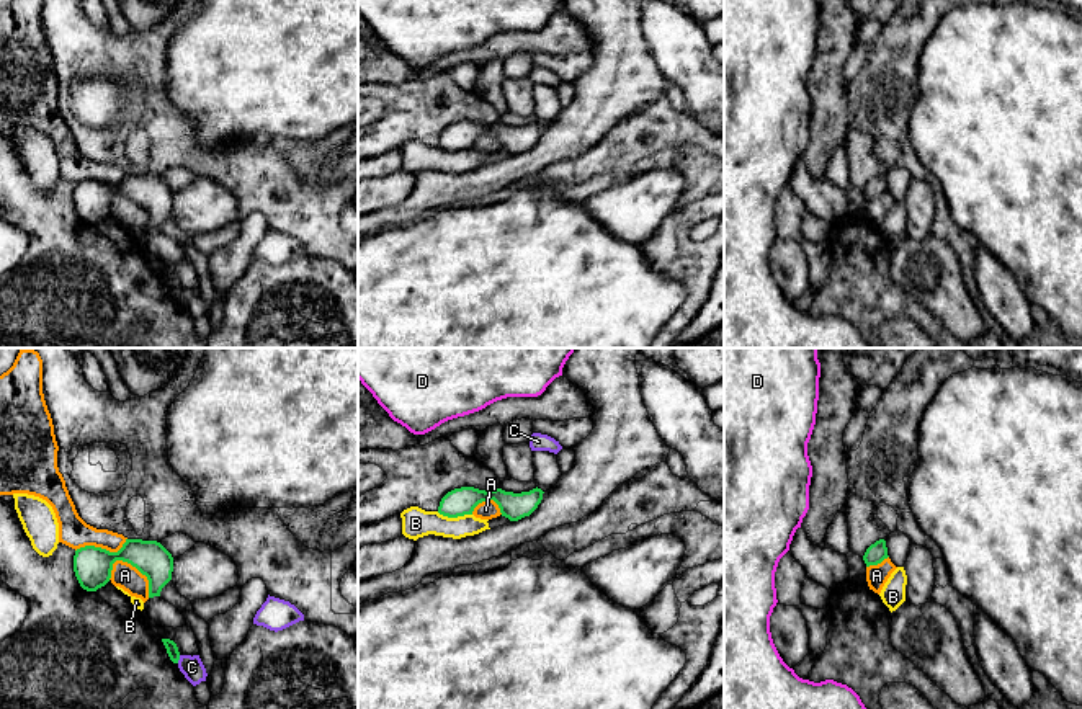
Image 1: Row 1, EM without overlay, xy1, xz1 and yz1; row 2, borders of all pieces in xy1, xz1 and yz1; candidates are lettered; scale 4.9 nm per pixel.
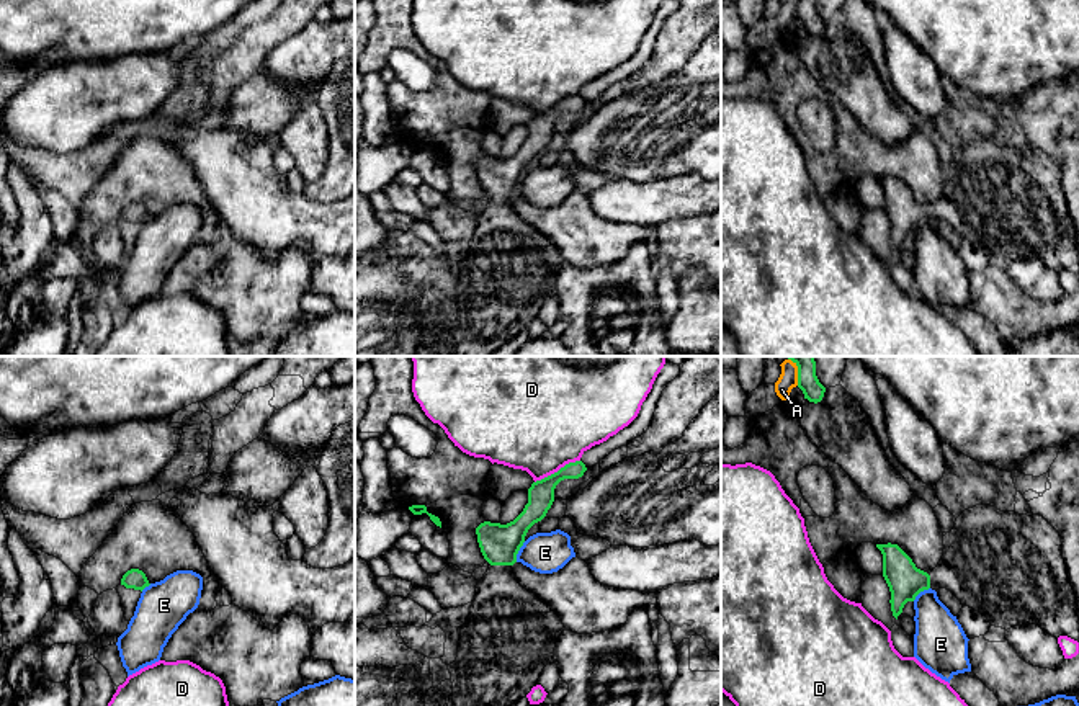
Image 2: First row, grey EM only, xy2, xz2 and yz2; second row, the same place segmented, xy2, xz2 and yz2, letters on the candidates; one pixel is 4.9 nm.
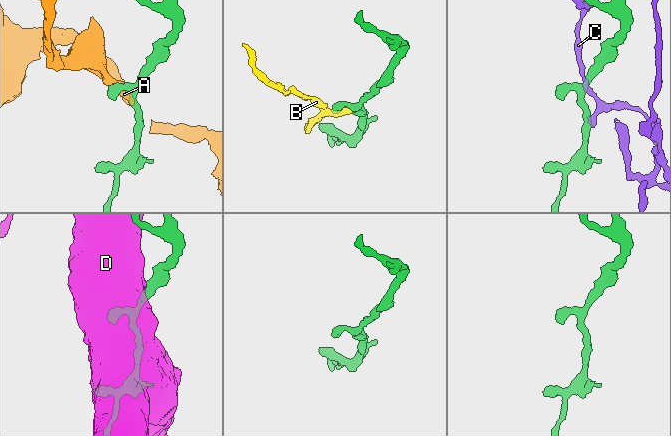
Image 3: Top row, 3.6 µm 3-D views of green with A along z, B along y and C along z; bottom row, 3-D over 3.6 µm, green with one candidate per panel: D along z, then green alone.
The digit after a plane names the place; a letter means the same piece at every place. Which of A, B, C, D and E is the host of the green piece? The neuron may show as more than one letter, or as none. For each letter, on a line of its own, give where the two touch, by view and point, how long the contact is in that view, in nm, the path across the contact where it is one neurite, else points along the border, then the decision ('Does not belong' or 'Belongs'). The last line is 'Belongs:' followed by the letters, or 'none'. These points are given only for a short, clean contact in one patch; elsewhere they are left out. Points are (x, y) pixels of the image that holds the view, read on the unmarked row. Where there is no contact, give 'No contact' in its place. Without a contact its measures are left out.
A: Touches green at xy1 (141, 206). Shared border 260 nm. Boundary: xy1 (116, 193), (129, 196), (146, 211), (149, 231). Does not belong
B: Touches green at xz1 (455, 151). Shared border 180 nm. Does not belong
C: Touches green at xy1 (178, 293). Shared border 40 nm. Does not belong
D: Touches green at xz2 (558, 105). Shared border 260 nm. Does not belong
E: Touches green at xz2 (519, 183). Shared border 120 nm. Boundary: xz2 (525, 175), (515, 195). Does not belong
Belongs: none

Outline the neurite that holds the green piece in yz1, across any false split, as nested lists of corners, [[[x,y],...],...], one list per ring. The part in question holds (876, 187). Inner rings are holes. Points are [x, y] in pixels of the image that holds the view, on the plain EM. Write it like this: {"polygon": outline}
{"polygon": [[[879,173],[876,175],[874,178],[871,178],[865,190],[863,190],[863,194],[866,198],[866,201],[870,199],[878,199],[881,198],[884,193],[888,193],[888,181],[886,181],[886,175],[884,173]]]}

